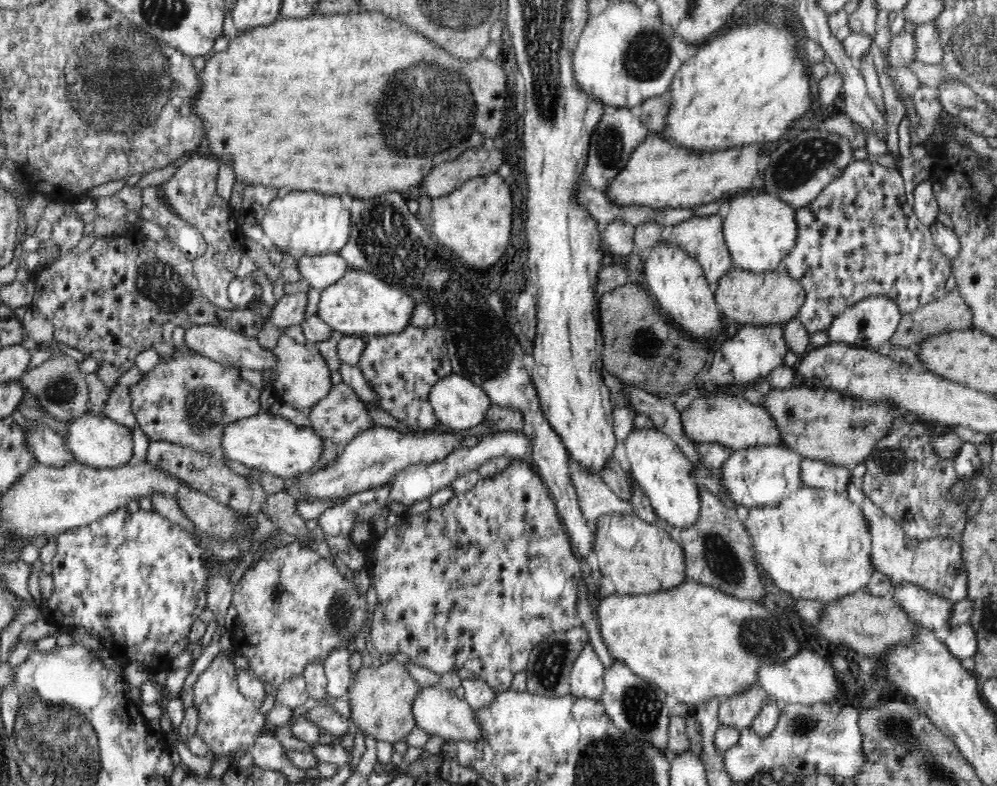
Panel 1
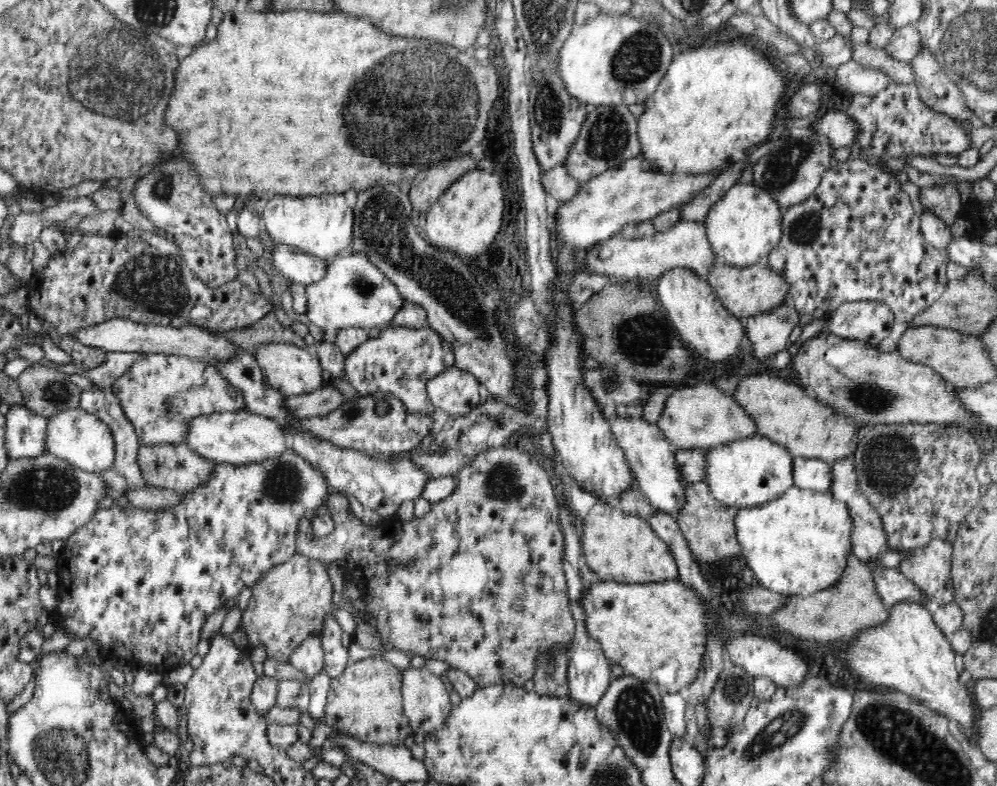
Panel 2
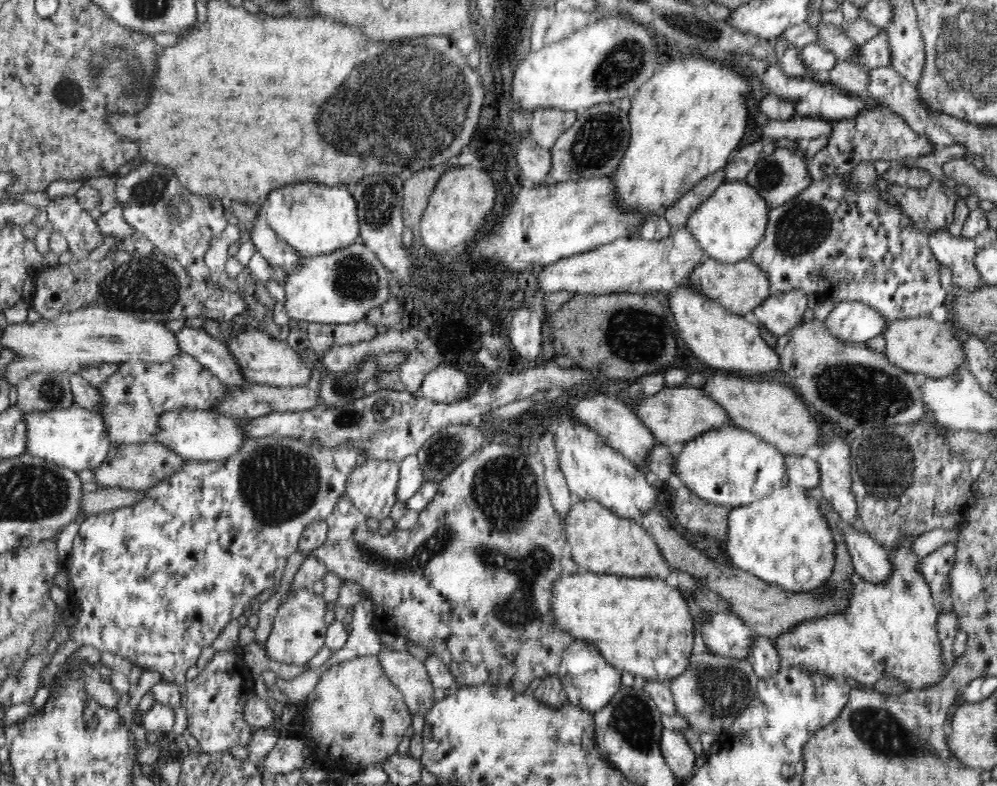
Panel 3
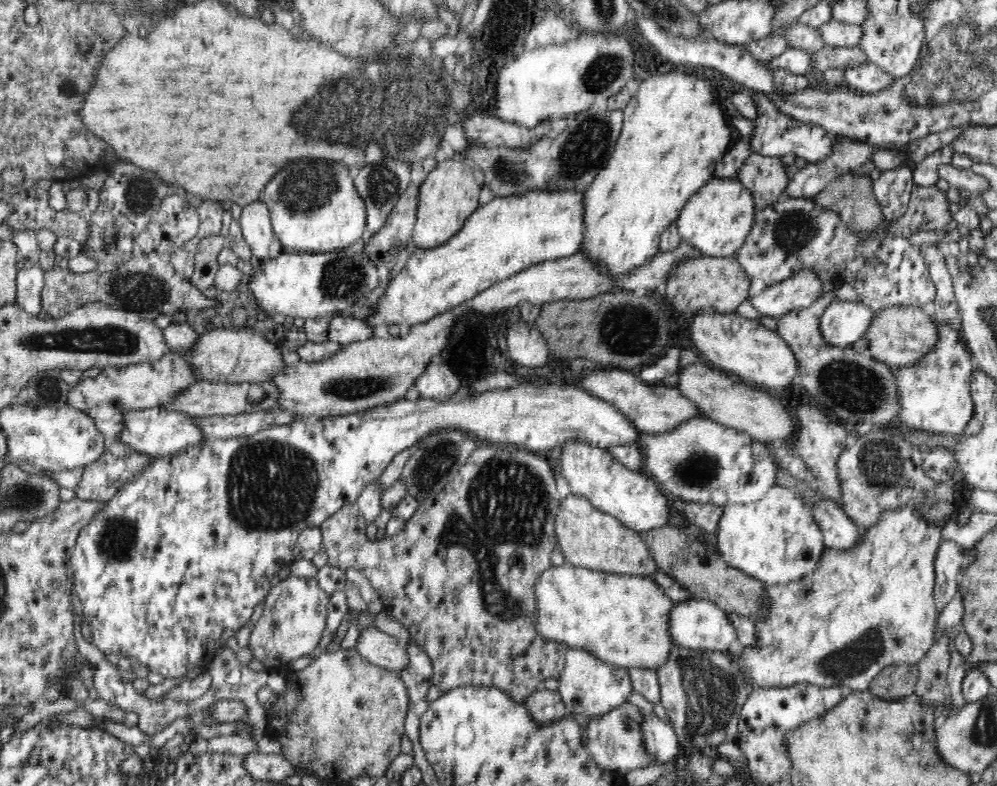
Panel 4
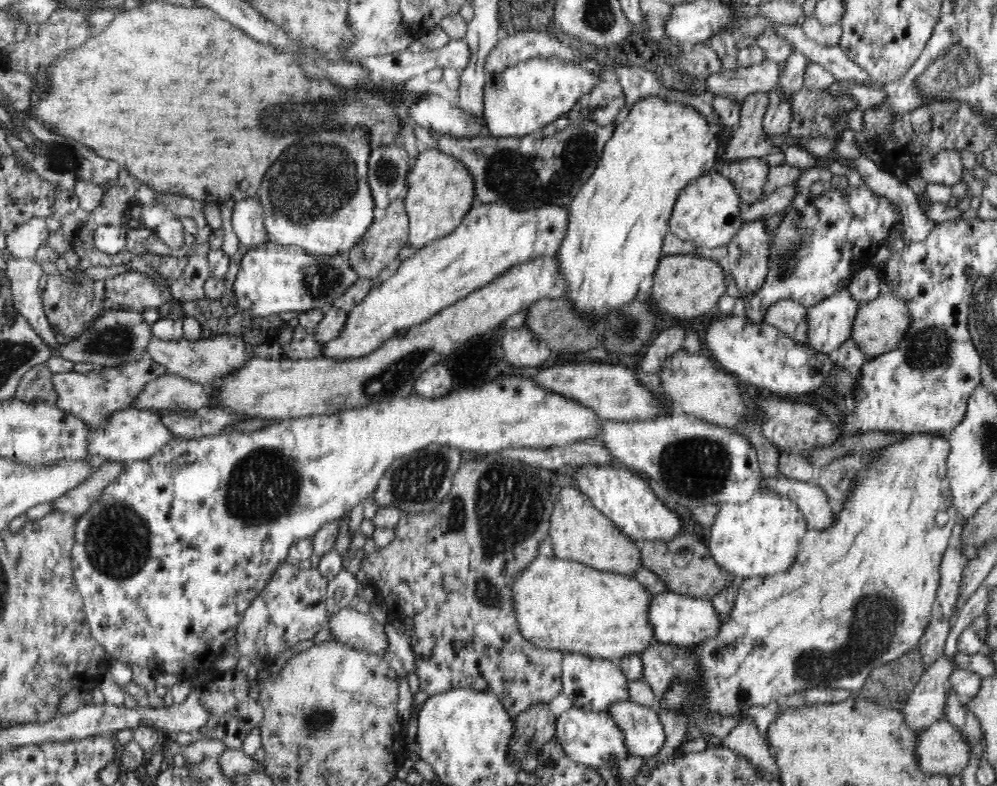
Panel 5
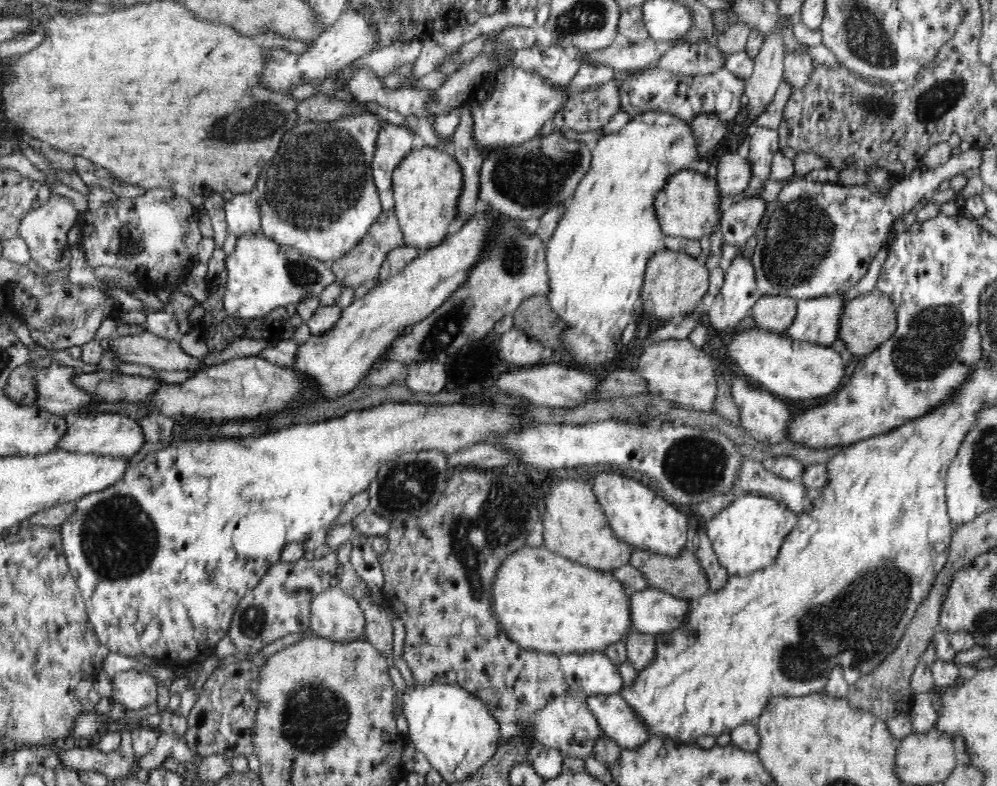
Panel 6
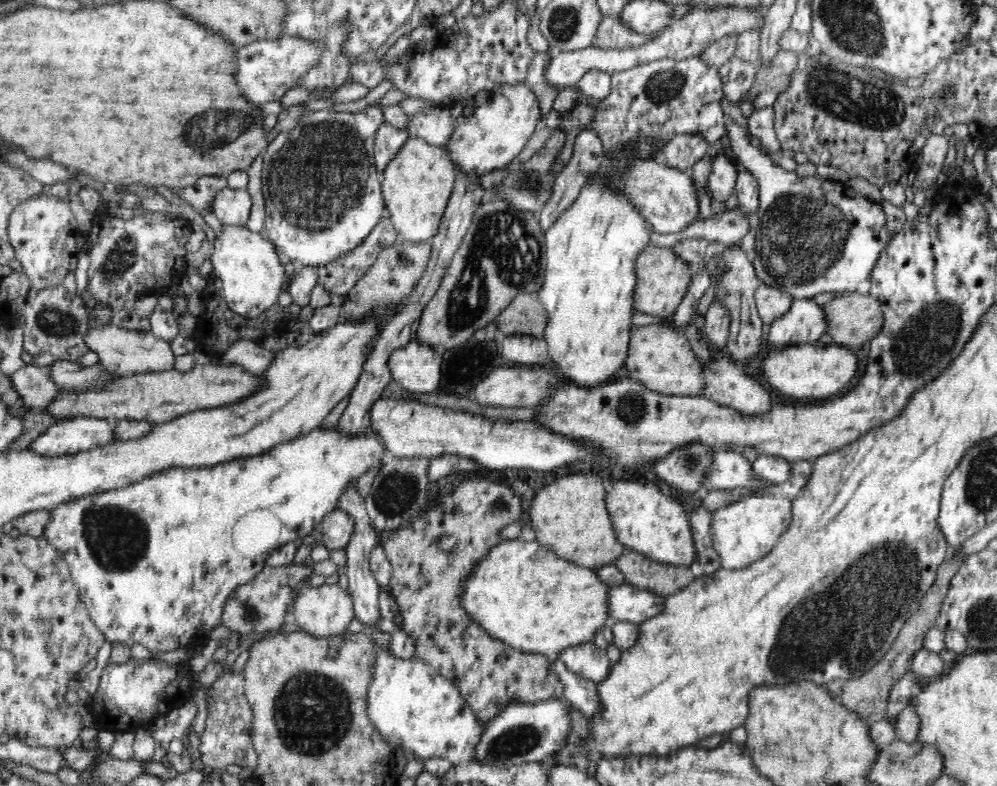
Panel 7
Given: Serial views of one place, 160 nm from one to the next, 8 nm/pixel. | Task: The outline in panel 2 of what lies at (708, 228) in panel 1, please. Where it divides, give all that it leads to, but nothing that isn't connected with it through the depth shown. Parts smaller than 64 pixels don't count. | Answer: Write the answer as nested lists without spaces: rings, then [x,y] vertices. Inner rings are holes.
[[[678,221],[670,227],[668,232],[662,232],[651,238],[632,238],[630,240],[621,238],[619,235],[594,246],[594,250],[585,254],[584,270],[590,274],[602,274],[614,277],[617,283],[634,282],[634,278],[644,280],[660,279],[672,270],[692,271],[701,279],[706,279],[707,274],[718,261],[714,251],[710,250],[710,243],[706,240],[703,232],[703,221]]]

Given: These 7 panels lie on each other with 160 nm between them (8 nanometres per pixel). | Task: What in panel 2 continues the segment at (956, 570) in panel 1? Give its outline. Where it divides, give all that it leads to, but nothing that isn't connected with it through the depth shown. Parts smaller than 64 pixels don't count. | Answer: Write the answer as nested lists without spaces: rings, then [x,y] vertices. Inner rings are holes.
[[[842,457],[839,460],[832,461],[831,466],[831,491],[830,494],[835,500],[847,505],[848,516],[850,516],[851,543],[853,544],[853,554],[861,561],[868,563],[874,561],[876,557],[884,552],[895,552],[888,549],[887,533],[883,531],[882,519],[879,513],[870,505],[870,502],[862,493],[855,472],[855,465],[852,466],[852,460]],[[936,539],[926,548],[912,549],[910,553],[898,566],[898,569],[914,582],[924,597],[924,605],[933,613],[938,607],[954,601],[954,583],[951,575],[951,558],[953,555],[953,544],[950,541]]]

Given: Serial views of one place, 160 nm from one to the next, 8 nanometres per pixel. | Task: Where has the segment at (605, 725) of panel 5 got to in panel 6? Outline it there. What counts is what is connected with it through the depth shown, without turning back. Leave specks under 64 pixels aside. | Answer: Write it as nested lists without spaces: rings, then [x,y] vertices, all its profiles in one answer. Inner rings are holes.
[[[569,693],[554,698],[542,709],[536,711],[532,724],[534,724],[534,730],[532,730],[530,738],[534,740],[534,744],[548,746],[548,749],[556,748],[556,750],[560,750],[563,758],[584,760],[586,756],[593,754],[596,740],[604,735],[596,721],[596,716],[588,709],[584,698],[578,694]]]

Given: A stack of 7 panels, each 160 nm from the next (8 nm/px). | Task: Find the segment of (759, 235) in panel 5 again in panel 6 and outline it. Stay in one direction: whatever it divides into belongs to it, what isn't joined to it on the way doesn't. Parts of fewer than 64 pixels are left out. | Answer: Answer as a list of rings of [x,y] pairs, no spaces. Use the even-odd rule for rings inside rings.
[[[740,251],[731,262],[725,272],[722,288],[714,296],[711,309],[704,317],[704,321],[710,322],[724,336],[735,331],[735,326],[750,314],[761,296],[750,258]]]

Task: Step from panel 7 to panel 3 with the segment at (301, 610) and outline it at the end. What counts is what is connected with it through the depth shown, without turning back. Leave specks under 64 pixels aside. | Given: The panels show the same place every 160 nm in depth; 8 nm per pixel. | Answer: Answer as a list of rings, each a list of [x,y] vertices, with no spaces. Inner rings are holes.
[[[384,645],[376,658],[384,673],[400,689],[411,715],[425,717],[435,702],[435,688],[424,663],[408,652],[392,651]]]

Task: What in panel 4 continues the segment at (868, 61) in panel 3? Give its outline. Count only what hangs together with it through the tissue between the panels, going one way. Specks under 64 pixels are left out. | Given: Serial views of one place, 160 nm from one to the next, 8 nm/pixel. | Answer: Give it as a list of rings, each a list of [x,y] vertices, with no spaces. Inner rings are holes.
[[[825,46],[821,50],[813,53],[813,68],[810,70],[812,76],[818,72],[825,72],[827,69],[838,68],[844,70],[846,66],[866,65],[868,61],[864,53],[857,47],[832,48]]]

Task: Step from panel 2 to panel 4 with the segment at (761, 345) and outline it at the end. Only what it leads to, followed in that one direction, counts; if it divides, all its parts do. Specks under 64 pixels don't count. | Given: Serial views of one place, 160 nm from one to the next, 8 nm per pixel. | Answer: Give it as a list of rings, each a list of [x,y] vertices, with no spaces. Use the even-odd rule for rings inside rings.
[[[808,266],[750,298],[750,302],[759,314],[777,319],[790,309],[808,308],[816,303],[822,284],[818,276],[806,272],[806,268]]]

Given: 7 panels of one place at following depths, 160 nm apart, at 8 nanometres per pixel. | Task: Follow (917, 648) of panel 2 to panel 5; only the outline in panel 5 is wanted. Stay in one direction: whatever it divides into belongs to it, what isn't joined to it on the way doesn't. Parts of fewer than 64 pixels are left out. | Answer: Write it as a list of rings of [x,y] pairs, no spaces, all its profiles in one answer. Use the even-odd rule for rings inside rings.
[[[920,434],[908,436],[900,444],[892,444],[892,448],[884,454],[884,458],[866,470],[858,480],[852,480],[852,486],[848,490],[848,498],[842,504],[842,510],[836,513],[832,526],[824,530],[808,529],[800,538],[798,550],[795,552],[794,561],[786,571],[776,572],[770,577],[750,577],[739,579],[738,592],[735,594],[734,604],[730,612],[720,614],[717,633],[704,641],[698,641],[691,647],[693,658],[698,658],[700,670],[699,679],[702,683],[696,683],[696,679],[676,677],[668,684],[659,698],[659,707],[655,707],[659,714],[662,712],[673,712],[673,714],[684,714],[686,708],[690,708],[690,702],[699,702],[699,708],[703,710],[703,716],[743,716],[754,707],[768,707],[774,710],[784,705],[784,698],[794,694],[802,694],[808,690],[844,689],[849,690],[851,696],[856,697],[858,692],[876,668],[889,663],[902,654],[919,648],[919,642],[926,626],[931,621],[931,613],[936,600],[937,590],[941,579],[941,560],[947,548],[953,543],[952,529],[956,524],[956,509],[953,506],[952,495],[948,488],[947,458],[950,452],[950,444],[944,436],[934,434]]]

